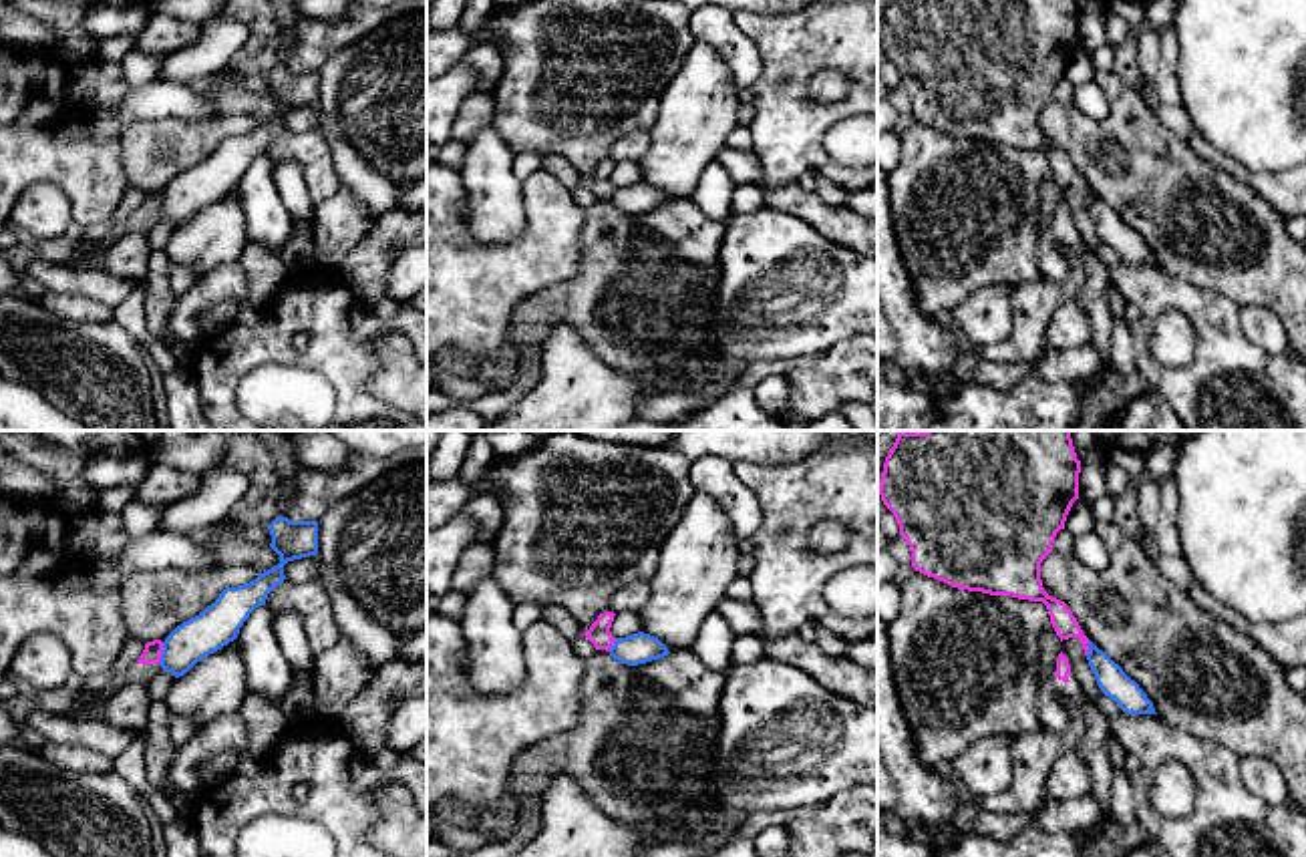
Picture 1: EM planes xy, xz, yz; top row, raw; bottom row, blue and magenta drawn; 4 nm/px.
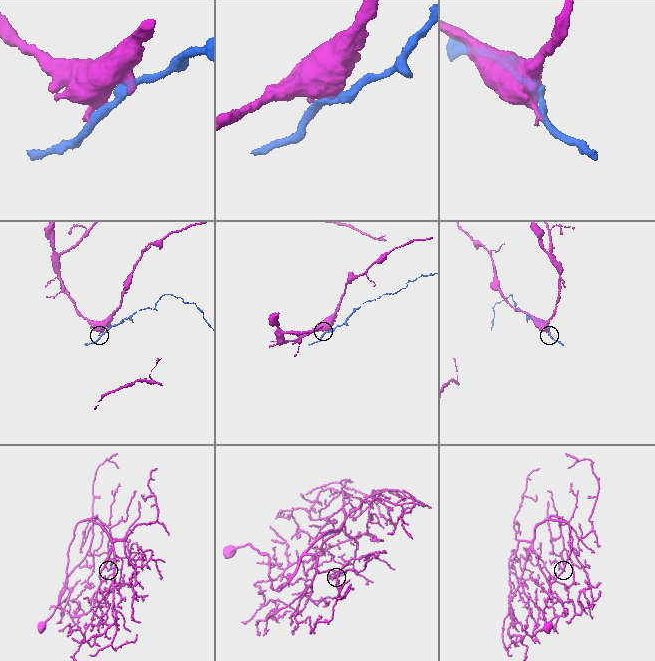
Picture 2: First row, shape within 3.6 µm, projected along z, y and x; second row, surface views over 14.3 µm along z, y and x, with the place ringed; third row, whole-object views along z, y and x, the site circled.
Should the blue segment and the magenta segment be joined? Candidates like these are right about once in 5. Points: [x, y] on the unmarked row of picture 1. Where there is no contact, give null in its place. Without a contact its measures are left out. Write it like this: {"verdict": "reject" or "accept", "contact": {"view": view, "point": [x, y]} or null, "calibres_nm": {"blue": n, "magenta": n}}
{"verdict": "reject", "contact": {"view": "xy", "point": [164, 202]}, "calibres_nm": {"blue": 170, "magenta": 80}}

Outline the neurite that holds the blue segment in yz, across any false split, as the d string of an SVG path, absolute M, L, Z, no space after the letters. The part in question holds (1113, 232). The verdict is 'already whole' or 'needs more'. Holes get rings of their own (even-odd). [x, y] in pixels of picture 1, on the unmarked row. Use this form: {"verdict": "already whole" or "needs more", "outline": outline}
{"verdict": "already whole", "outline": "M1089 189L1089 215L1097 227L1097 233L1105 245L1115 249L1119 258L1127 264L1157 264L1153 251L1139 237L1135 229L1131 229L1119 213L1115 213L1107 201L1099 199Z"}

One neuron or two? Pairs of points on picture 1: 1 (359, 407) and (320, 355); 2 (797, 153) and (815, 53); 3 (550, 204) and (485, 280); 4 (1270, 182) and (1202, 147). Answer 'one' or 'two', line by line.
1: one
2: one
3: one
4: one

